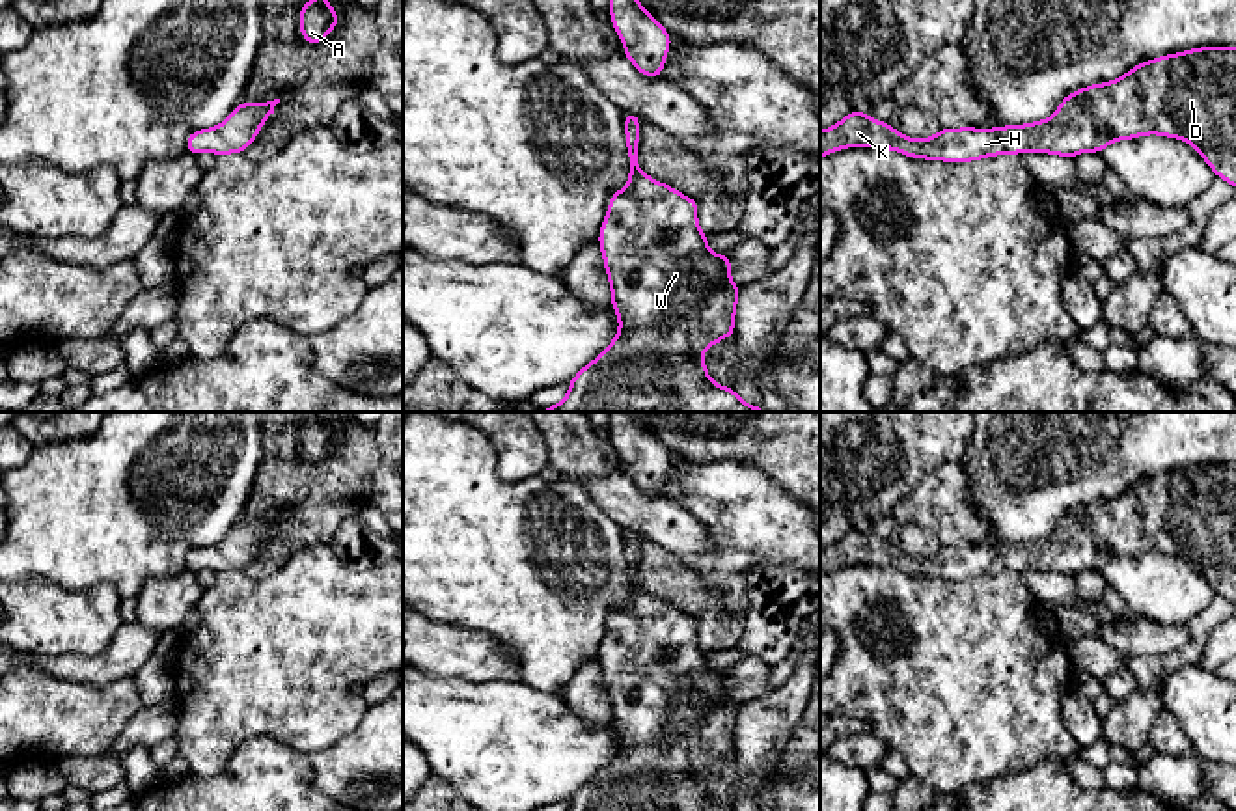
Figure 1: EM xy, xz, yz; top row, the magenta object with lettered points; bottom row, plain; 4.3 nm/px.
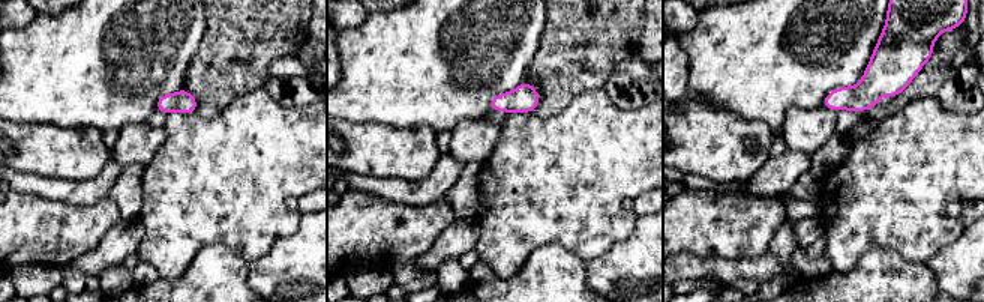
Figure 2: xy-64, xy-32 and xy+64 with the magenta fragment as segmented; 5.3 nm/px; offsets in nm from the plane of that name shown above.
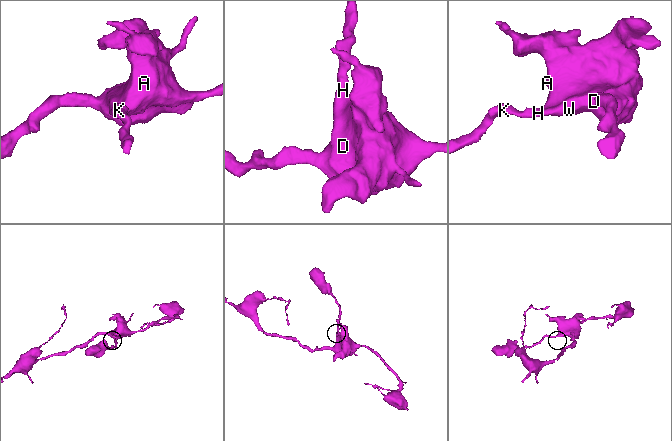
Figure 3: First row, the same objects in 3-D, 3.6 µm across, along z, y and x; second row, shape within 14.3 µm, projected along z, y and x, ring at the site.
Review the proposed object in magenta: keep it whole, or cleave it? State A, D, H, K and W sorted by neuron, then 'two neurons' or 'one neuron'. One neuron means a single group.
A D H K W; one neuron

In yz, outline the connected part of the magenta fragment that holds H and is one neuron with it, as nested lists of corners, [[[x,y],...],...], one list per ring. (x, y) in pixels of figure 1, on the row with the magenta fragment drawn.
[[[1199,47],[1193,50],[1147,60],[1132,67],[1124,76],[1117,80],[1092,84],[1068,93],[1059,103],[1057,112],[1050,119],[1033,121],[1027,125],[1007,125],[994,129],[941,127],[934,136],[927,140],[912,140],[893,129],[887,121],[876,121],[863,110],[854,110],[846,114],[837,125],[820,131],[820,158],[845,147],[893,149],[910,158],[945,162],[971,162],[984,157],[999,157],[1003,153],[1020,155],[1027,151],[1074,158],[1083,151],[1102,153],[1115,140],[1132,140],[1145,134],[1161,134],[1165,138],[1189,142],[1193,149],[1208,162],[1214,175],[1225,179],[1236,188],[1236,47]]]

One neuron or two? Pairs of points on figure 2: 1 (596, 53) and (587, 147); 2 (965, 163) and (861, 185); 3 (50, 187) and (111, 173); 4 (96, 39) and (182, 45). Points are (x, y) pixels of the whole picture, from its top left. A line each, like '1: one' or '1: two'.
1: two
2: one
3: one
4: one

